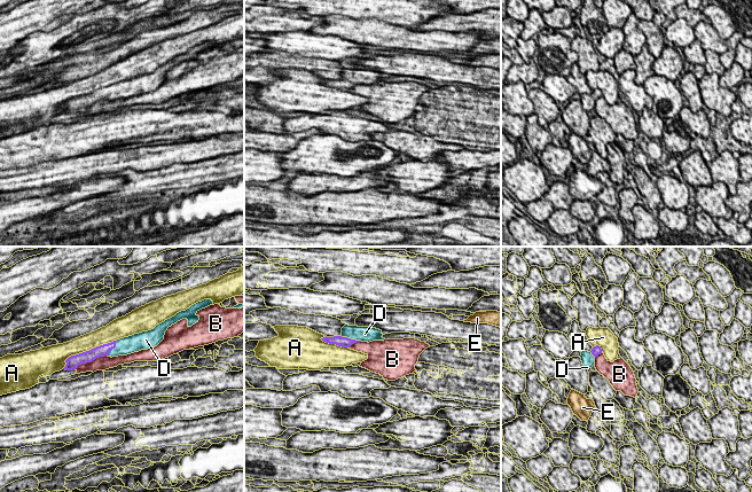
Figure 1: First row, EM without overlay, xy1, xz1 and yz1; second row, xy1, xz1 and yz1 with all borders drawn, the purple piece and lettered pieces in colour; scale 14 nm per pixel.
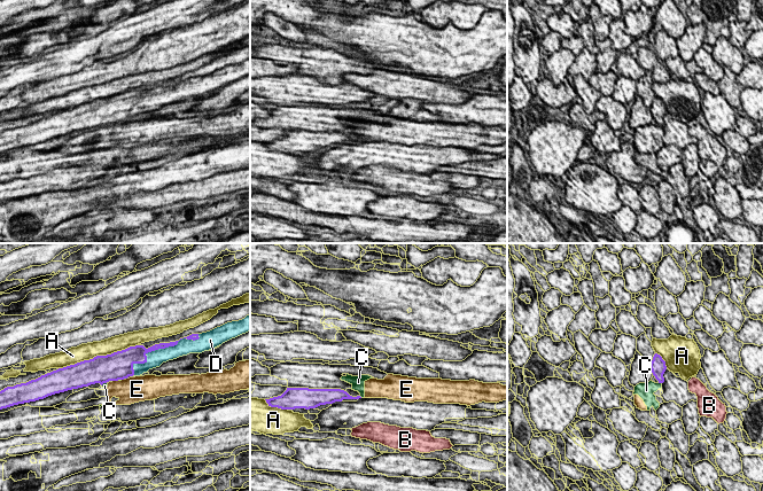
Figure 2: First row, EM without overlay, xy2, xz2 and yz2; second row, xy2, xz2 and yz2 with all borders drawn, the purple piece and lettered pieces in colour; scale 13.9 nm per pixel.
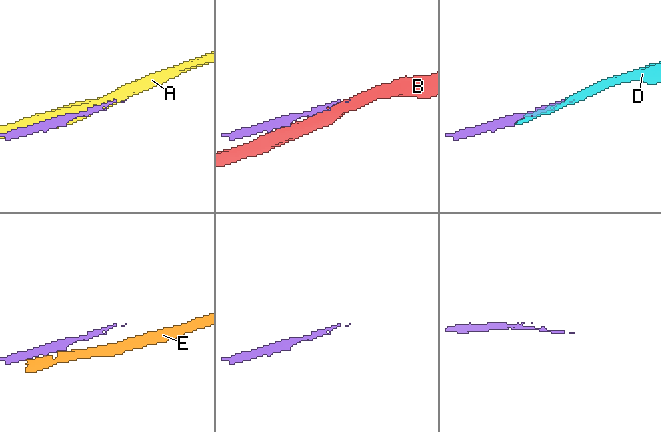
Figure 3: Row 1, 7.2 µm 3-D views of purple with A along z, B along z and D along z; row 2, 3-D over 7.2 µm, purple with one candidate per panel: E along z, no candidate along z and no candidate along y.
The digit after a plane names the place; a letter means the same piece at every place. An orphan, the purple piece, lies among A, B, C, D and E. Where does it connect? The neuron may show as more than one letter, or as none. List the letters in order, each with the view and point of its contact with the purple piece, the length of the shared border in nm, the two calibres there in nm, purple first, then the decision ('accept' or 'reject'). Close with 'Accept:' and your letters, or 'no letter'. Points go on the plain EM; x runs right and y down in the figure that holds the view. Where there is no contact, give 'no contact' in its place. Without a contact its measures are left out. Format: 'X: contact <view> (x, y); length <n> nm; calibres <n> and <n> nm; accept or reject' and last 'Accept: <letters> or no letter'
A: contact xy2 (98, 99); length 1150 nm; calibres 380 and 220 nm; reject
B: contact xy1 (91, 104); length 500 nm; calibres 180 and 190 nm; reject
C: contact yz2 (660, 125); length 50 nm; calibres 220 and 240 nm; reject
D: contact xy2 (160, 91); length 1100 nm; calibres 120 and 220 nm; accept
E: contact xy2 (115, 123); length 80 nm; calibres 380 and 340 nm; reject
Accept: D

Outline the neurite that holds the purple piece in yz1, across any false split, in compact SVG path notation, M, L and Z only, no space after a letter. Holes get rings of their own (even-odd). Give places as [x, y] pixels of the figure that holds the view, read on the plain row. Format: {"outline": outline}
{"outline": "M596 88L592 92L590 95L582 94L581 95L581 104L585 111L589 112L595 108L595 101L602 96L601 89Z"}

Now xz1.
{"outline": "M345 68L342 71L340 79L334 80L323 80L321 81L323 85L329 87L336 87L342 91L350 91L352 87L357 85L373 85L373 84L384 84L382 80L382 73L373 71L373 70L358 70L358 69L348 69Z"}

